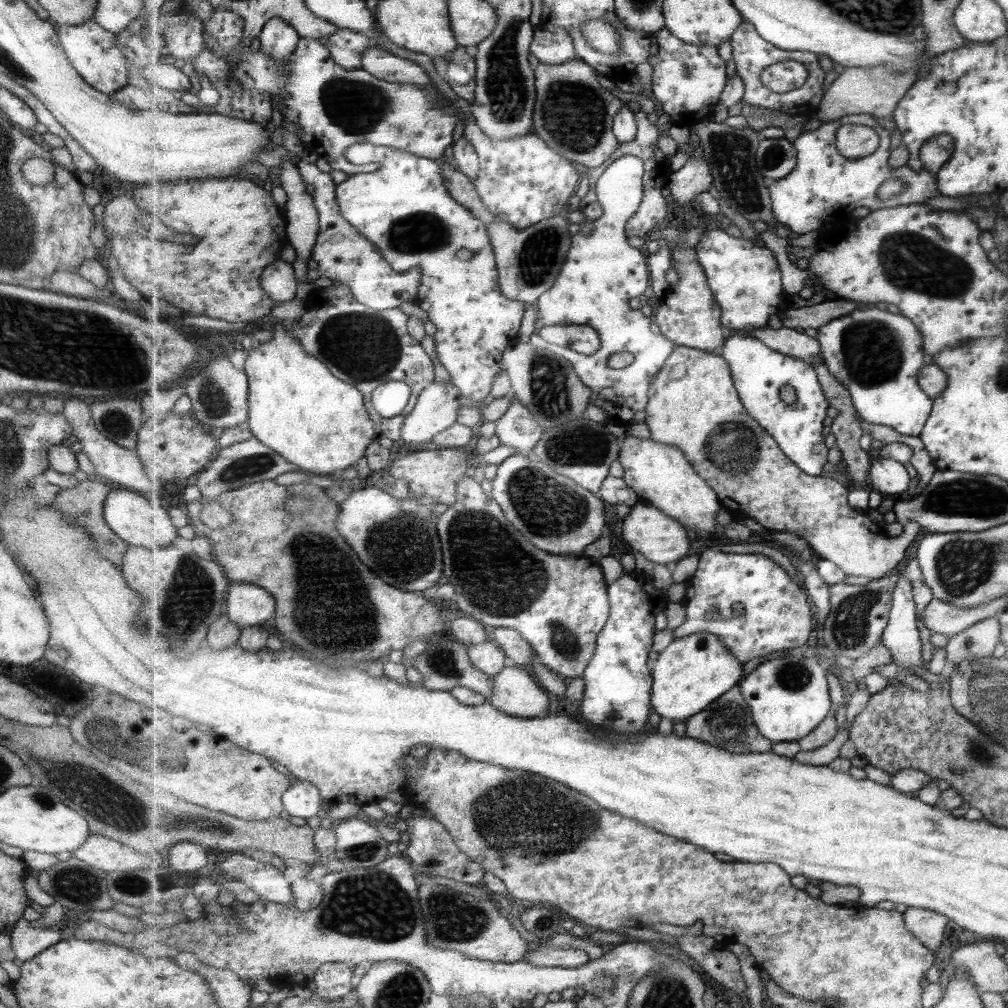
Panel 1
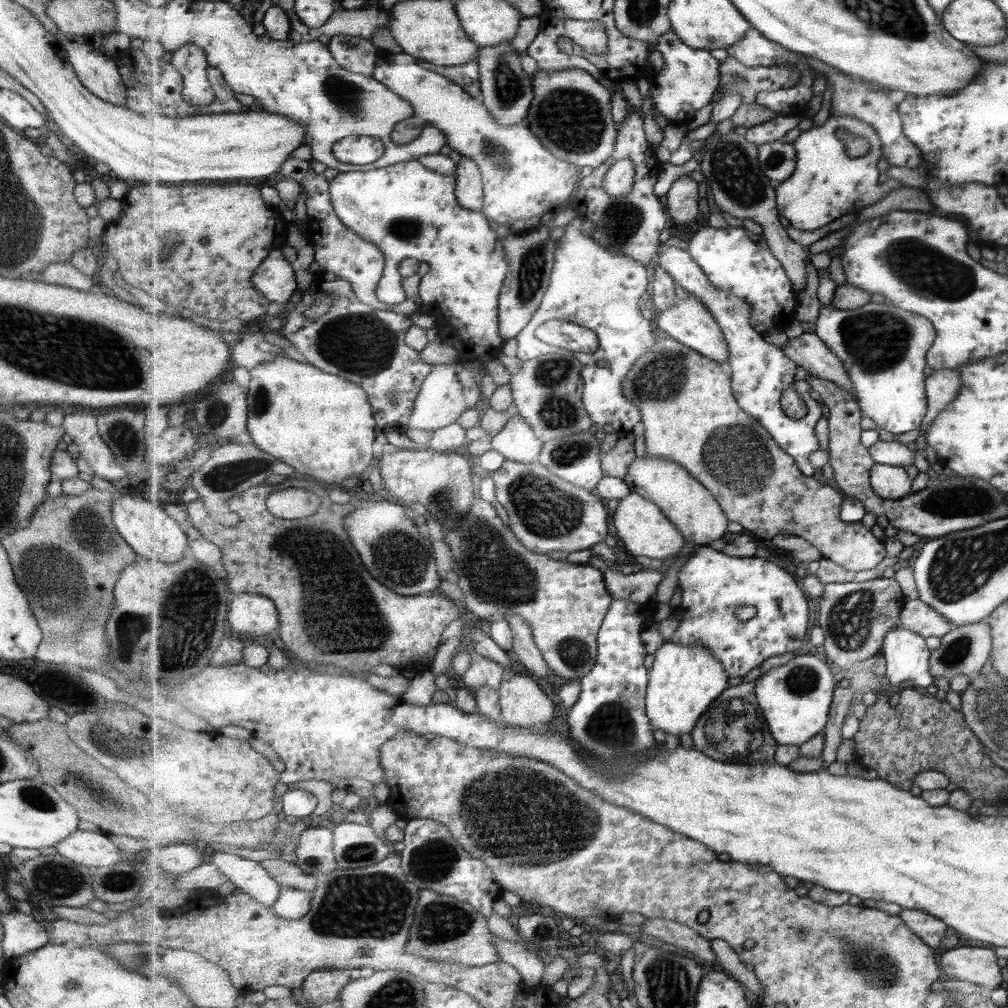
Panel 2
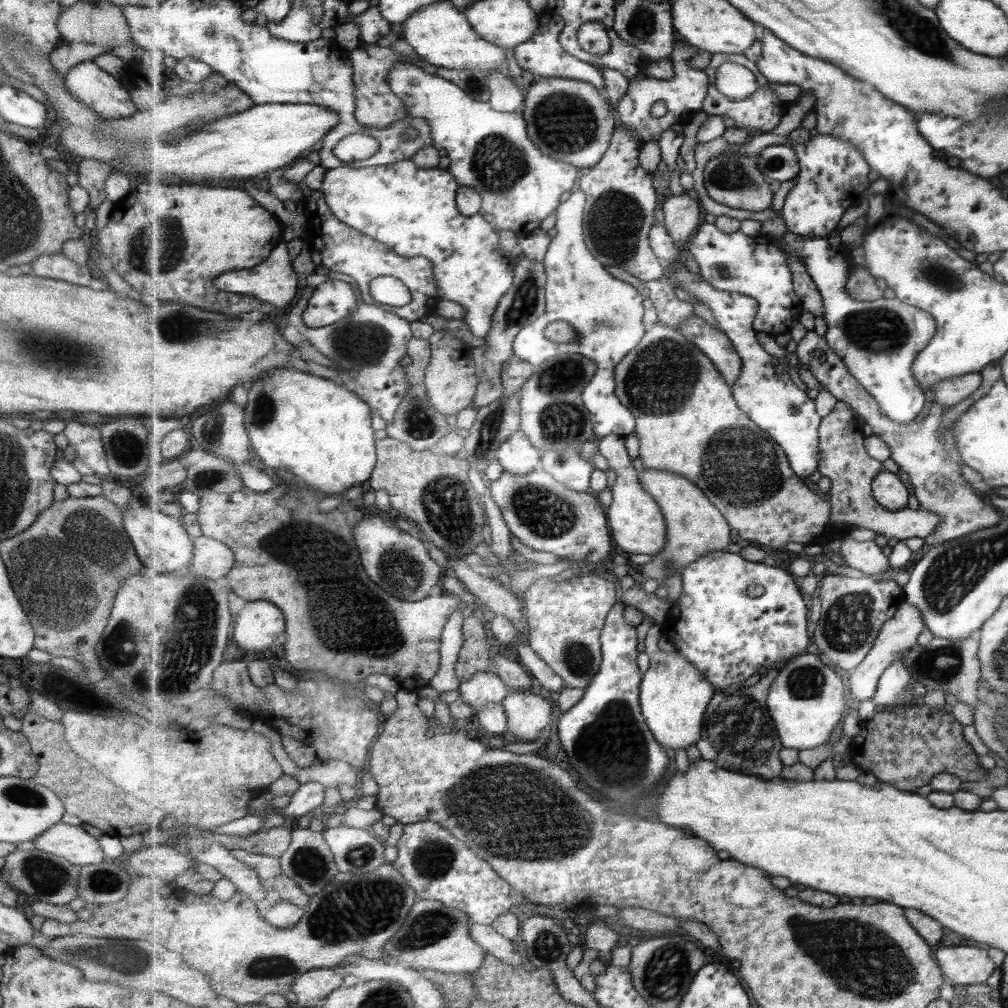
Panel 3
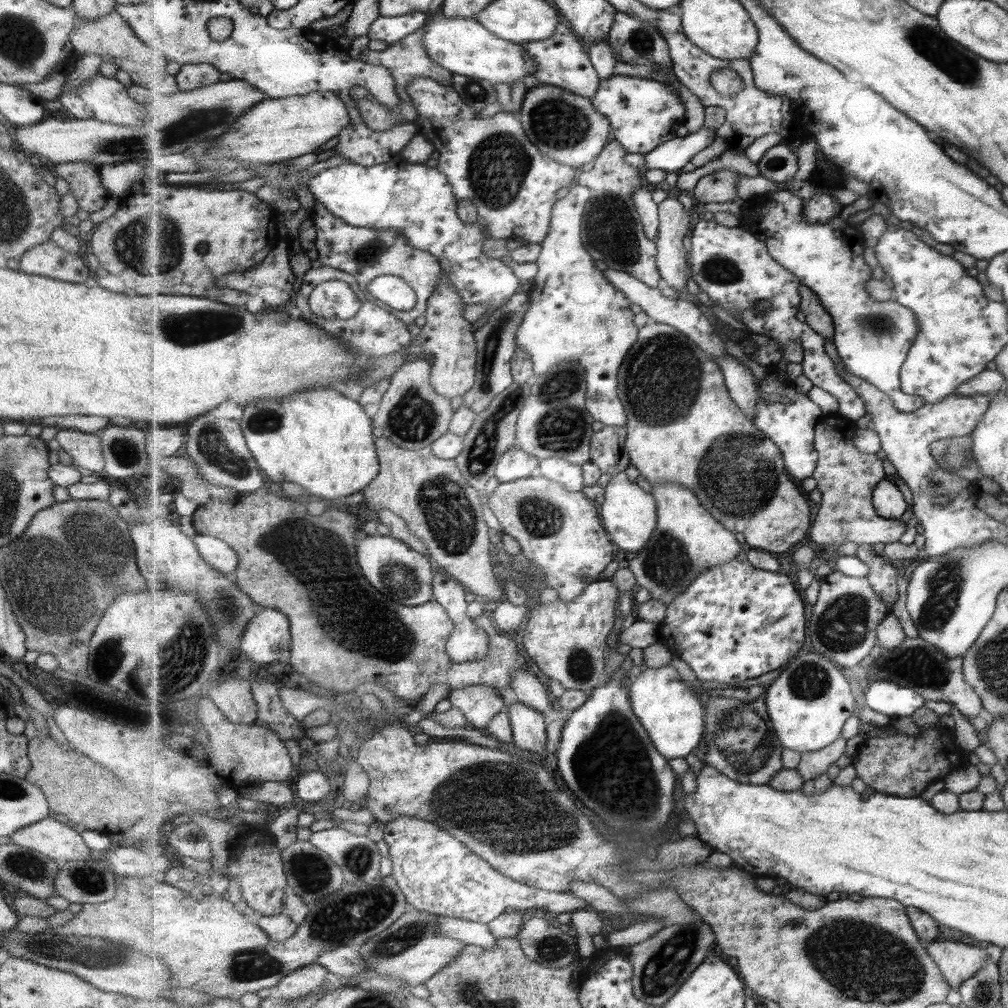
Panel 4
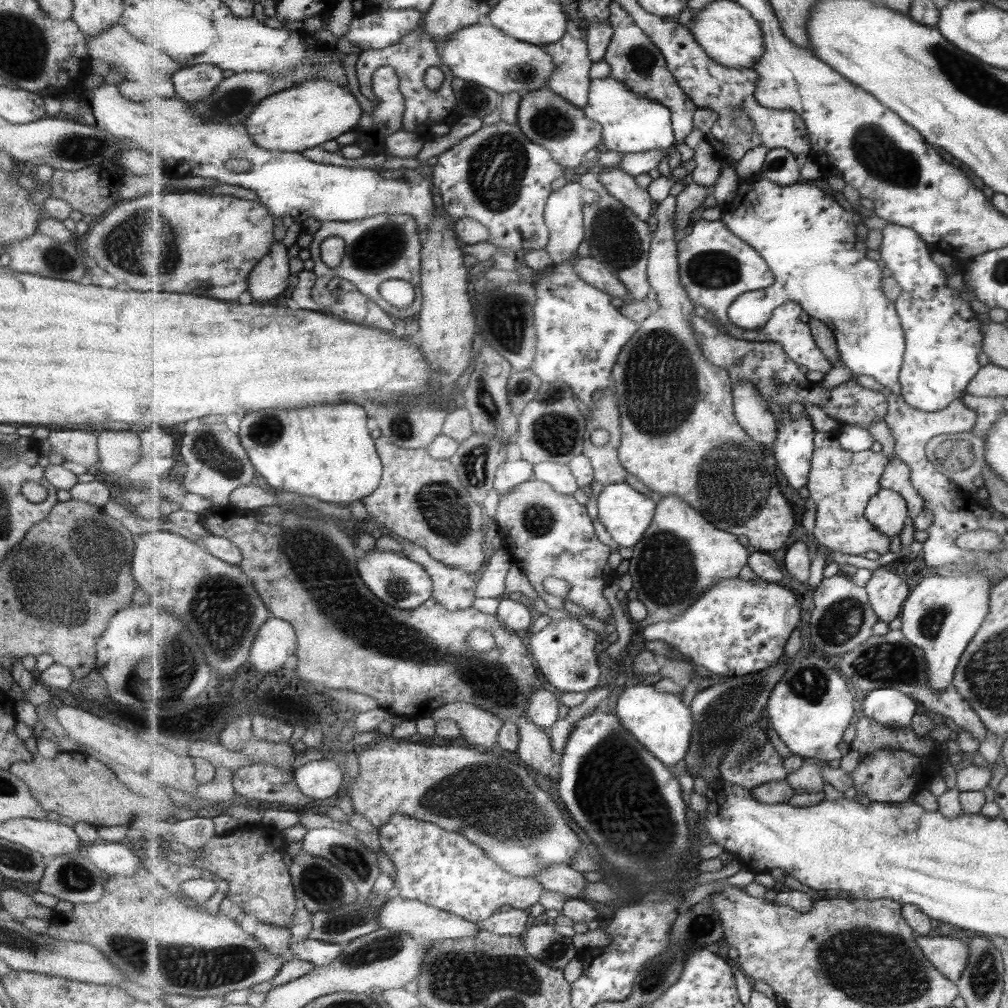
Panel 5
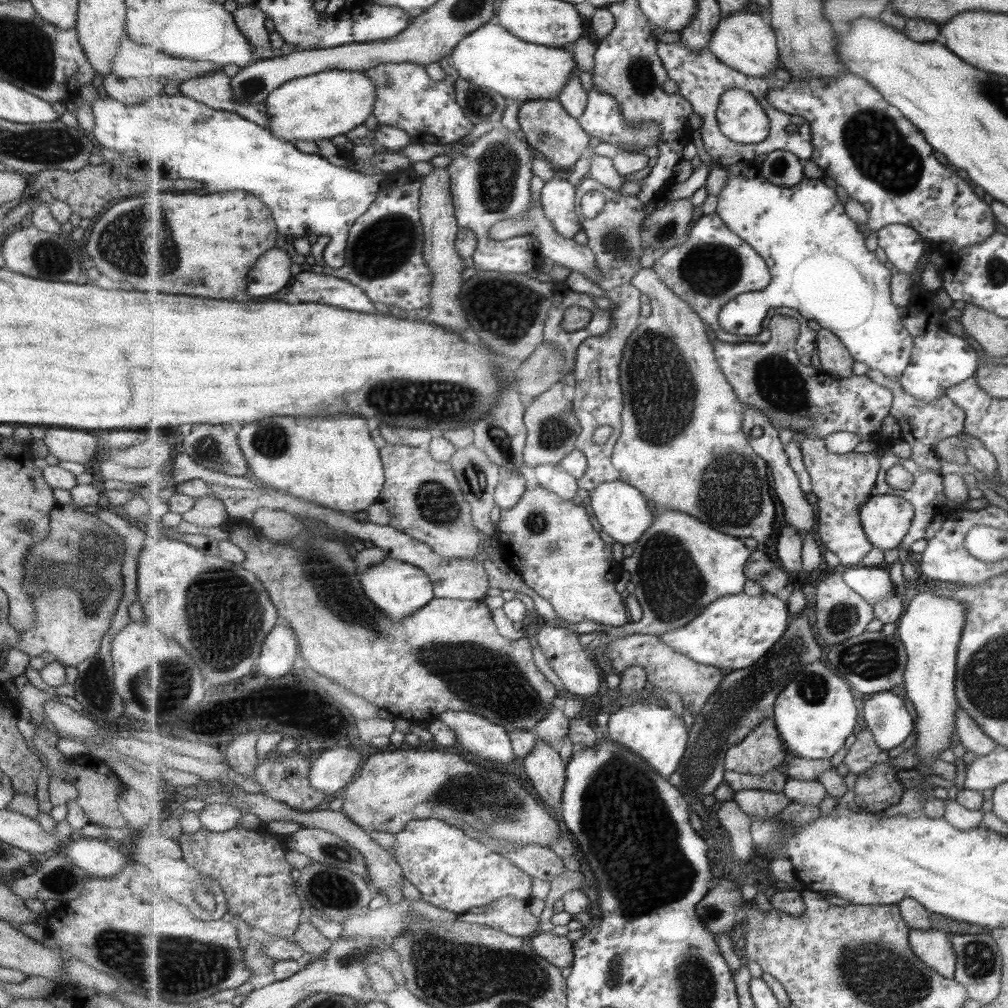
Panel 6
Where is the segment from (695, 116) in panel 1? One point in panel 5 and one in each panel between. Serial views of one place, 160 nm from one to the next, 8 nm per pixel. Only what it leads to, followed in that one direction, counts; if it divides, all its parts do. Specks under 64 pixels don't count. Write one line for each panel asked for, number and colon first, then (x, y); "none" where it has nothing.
2: (691, 77)
3: (684, 94)
4: (644, 114)
5: (631, 124)

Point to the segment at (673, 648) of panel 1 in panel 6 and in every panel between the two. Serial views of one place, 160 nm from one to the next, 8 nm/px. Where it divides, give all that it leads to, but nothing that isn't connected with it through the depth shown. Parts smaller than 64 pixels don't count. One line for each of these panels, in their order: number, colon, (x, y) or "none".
2: (684, 681)
3: (674, 695)
4: (673, 716)
5: (660, 721)
6: (655, 733)

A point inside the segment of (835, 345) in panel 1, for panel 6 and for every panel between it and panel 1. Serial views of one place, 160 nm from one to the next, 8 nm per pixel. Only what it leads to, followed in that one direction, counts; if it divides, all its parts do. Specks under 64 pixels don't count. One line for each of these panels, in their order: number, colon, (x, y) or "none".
2: (885, 349)
3: (879, 341)
4: (873, 338)
5: (816, 245)
6: (821, 267)

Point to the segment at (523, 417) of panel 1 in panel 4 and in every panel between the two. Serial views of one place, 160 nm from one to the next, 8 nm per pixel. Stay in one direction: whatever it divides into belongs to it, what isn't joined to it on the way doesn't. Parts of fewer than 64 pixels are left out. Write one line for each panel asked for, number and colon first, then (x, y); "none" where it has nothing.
2: (518, 442)
3: (518, 455)
4: (515, 464)

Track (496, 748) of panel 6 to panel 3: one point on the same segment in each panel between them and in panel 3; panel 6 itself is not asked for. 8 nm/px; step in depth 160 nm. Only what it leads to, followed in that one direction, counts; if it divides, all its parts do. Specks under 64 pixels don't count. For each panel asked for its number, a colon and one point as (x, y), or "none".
3: (484, 688)
4: (480, 703)
5: (479, 727)

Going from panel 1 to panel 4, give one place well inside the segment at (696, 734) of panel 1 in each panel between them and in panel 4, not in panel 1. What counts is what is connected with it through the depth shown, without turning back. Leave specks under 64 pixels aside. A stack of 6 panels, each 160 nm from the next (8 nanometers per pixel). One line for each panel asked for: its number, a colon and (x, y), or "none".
2: (733, 730)
3: (740, 735)
4: (753, 755)

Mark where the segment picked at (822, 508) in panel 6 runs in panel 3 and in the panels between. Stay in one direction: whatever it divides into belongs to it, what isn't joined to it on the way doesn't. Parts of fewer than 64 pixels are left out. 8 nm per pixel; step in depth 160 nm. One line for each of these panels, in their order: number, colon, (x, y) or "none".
3: (845, 460)
4: (846, 477)
5: (842, 482)

